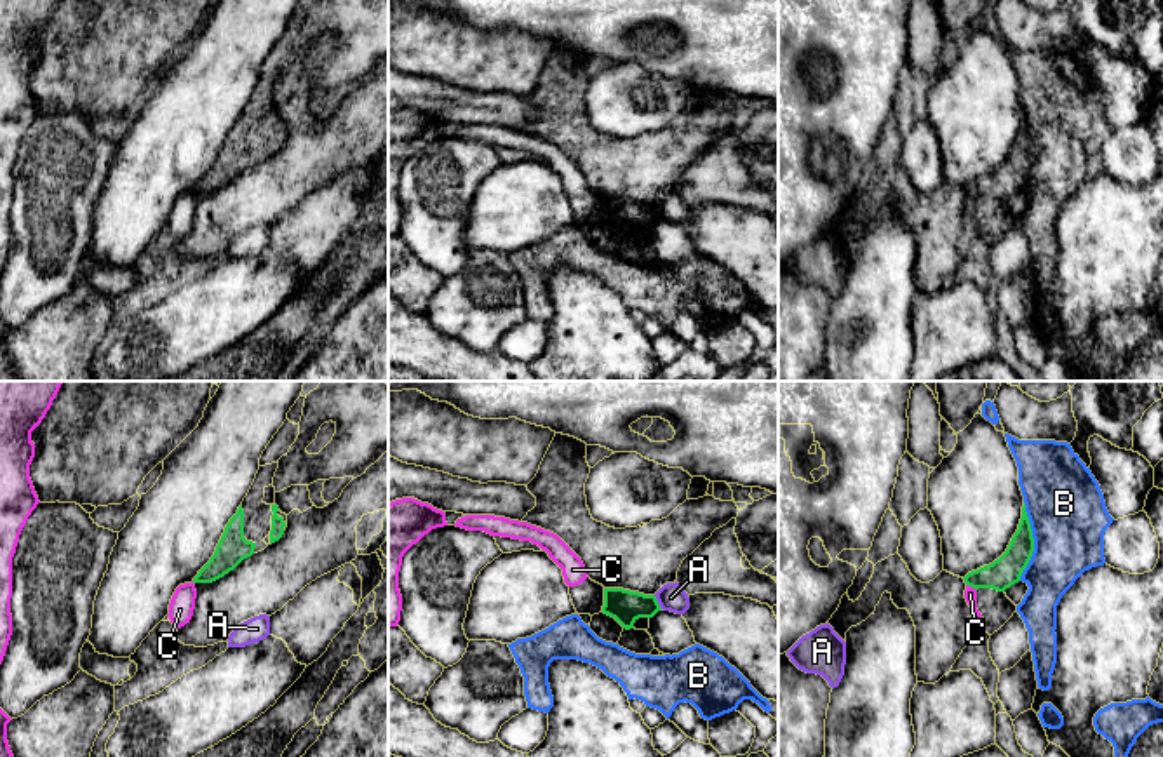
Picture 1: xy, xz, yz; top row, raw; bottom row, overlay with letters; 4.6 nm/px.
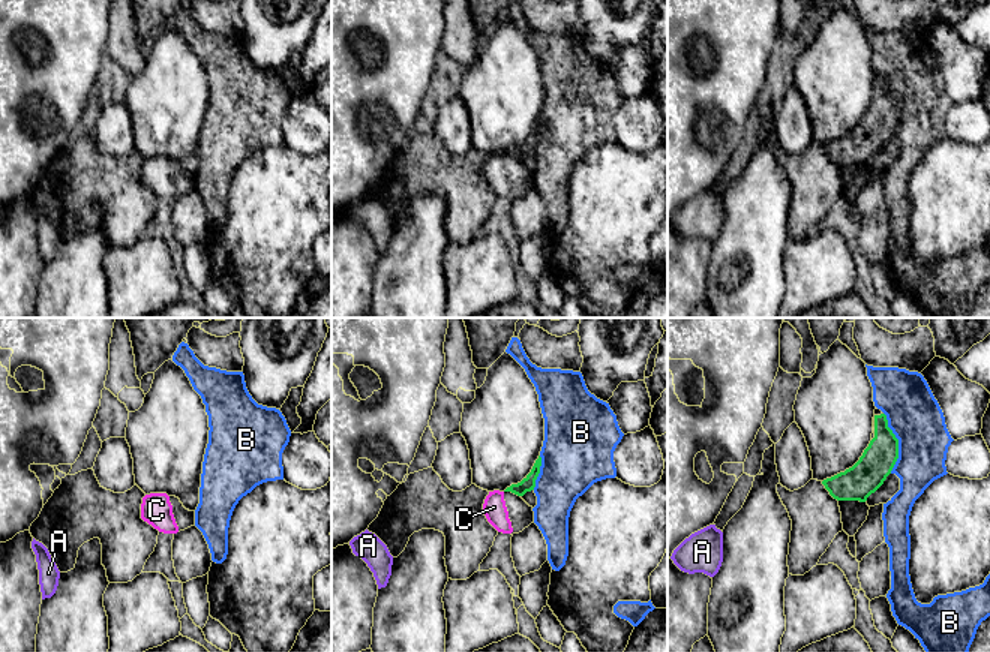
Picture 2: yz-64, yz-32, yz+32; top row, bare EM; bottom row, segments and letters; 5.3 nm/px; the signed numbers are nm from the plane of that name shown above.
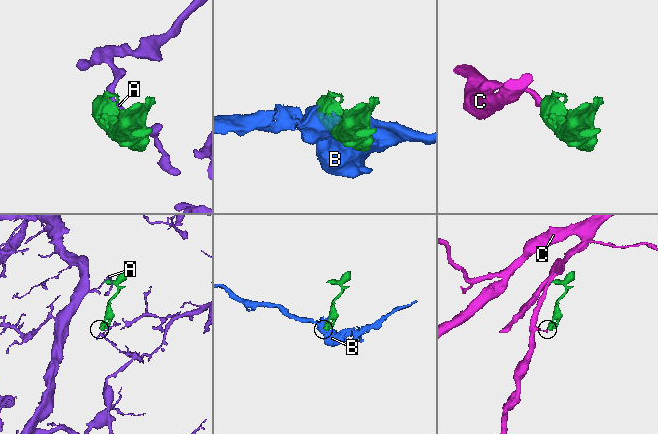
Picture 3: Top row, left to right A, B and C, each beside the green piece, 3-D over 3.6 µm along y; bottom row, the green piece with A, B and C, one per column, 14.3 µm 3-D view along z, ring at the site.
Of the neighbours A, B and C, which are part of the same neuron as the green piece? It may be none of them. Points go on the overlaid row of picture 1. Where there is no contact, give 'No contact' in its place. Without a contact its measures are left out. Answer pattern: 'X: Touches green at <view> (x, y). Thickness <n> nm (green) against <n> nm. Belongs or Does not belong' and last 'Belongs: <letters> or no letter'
A: Touches green at xz (657, 602). Thickness 150 nm (green) against 130 nm. Does not belong
B: Touches green at yz (1033, 542). Thickness 140 nm (green) against 360 nm. Does not belong
C: Touches green at yz (972, 587). Thickness 140 nm (green) against 60 nm. Does not belong
Belongs: no letter

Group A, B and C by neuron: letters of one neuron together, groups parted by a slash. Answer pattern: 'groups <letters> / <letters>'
groups A / B / C

